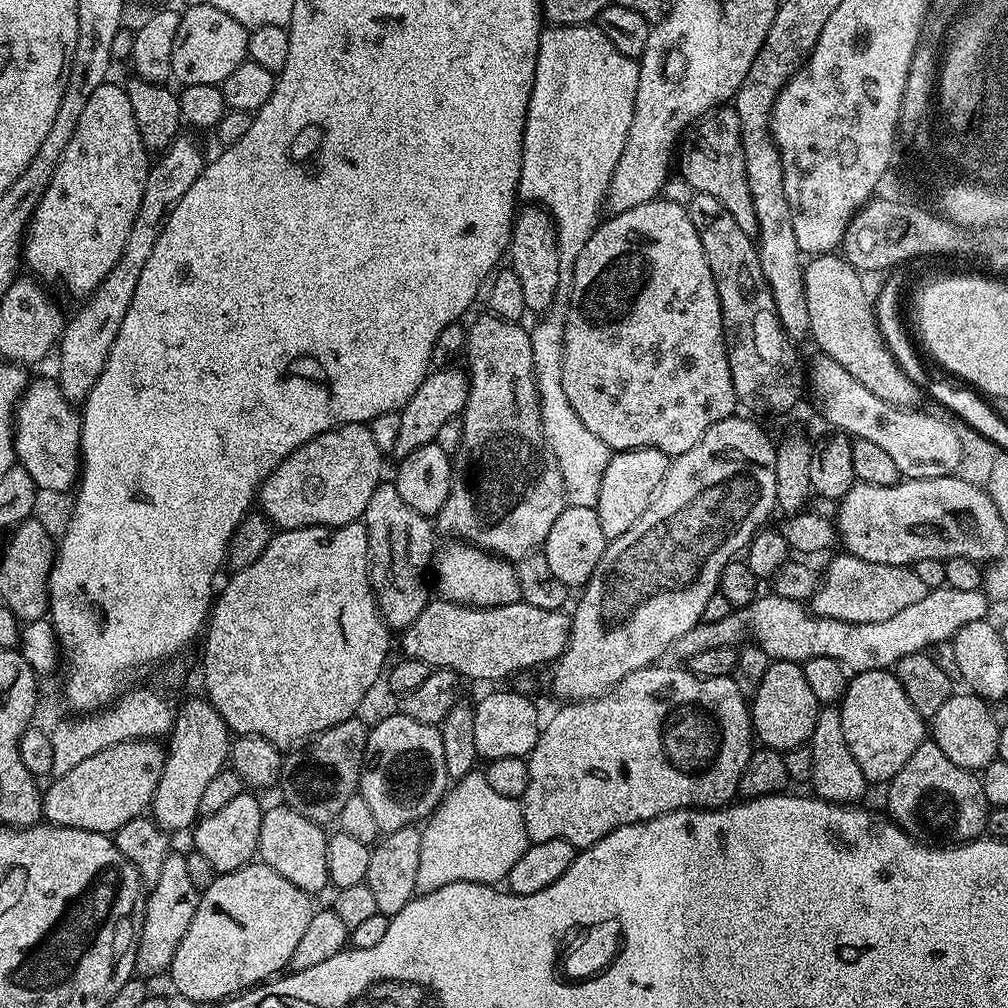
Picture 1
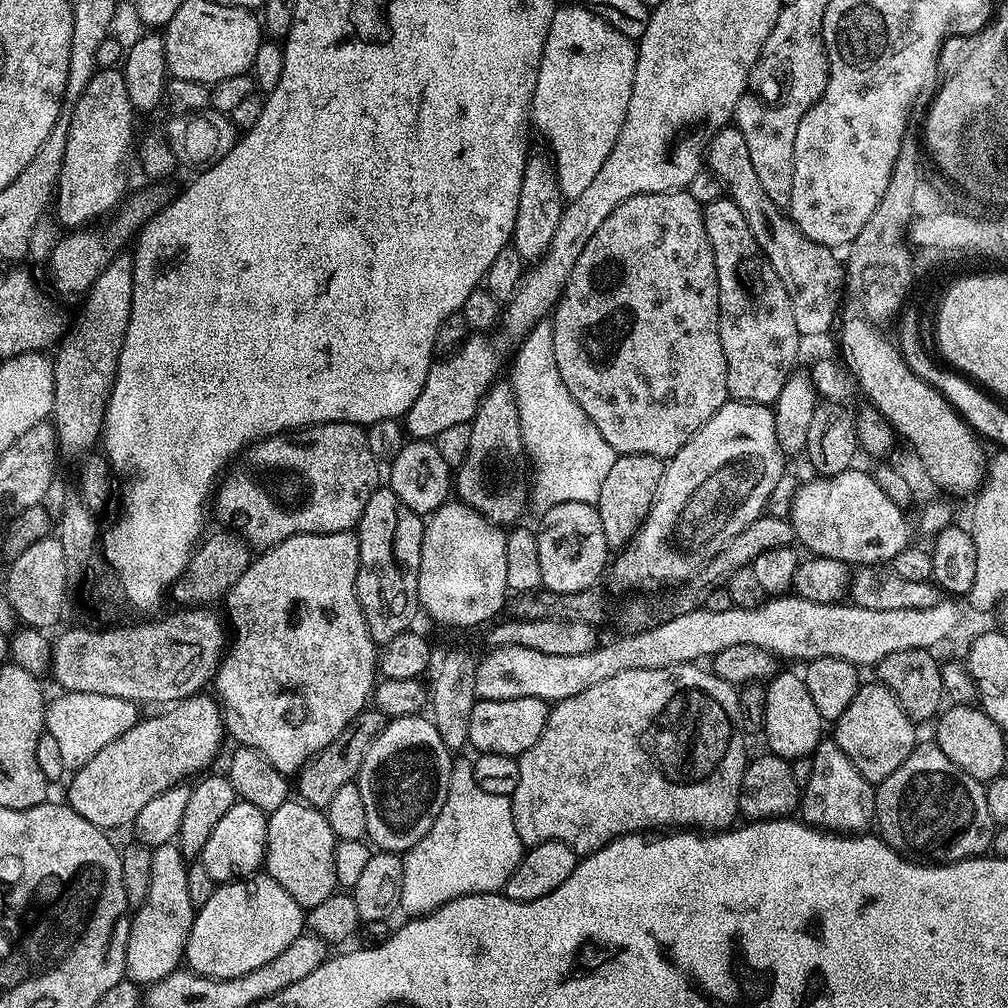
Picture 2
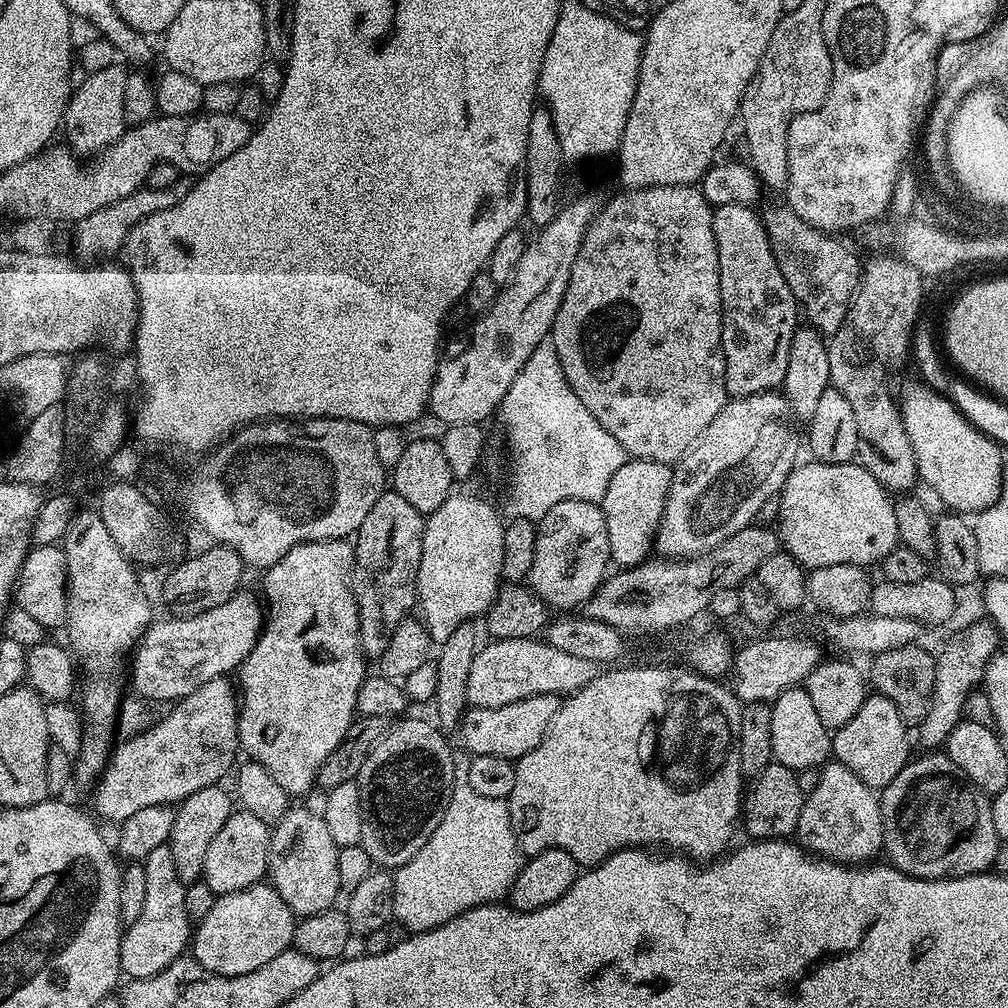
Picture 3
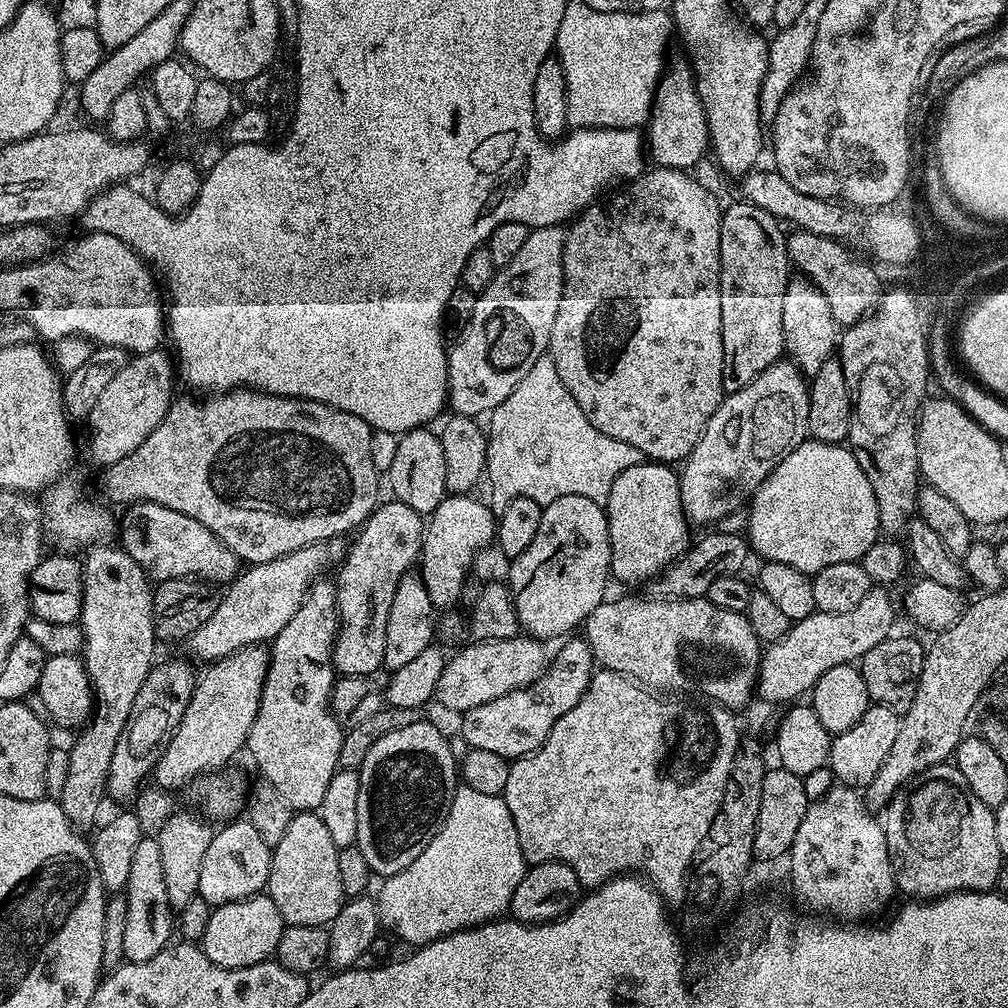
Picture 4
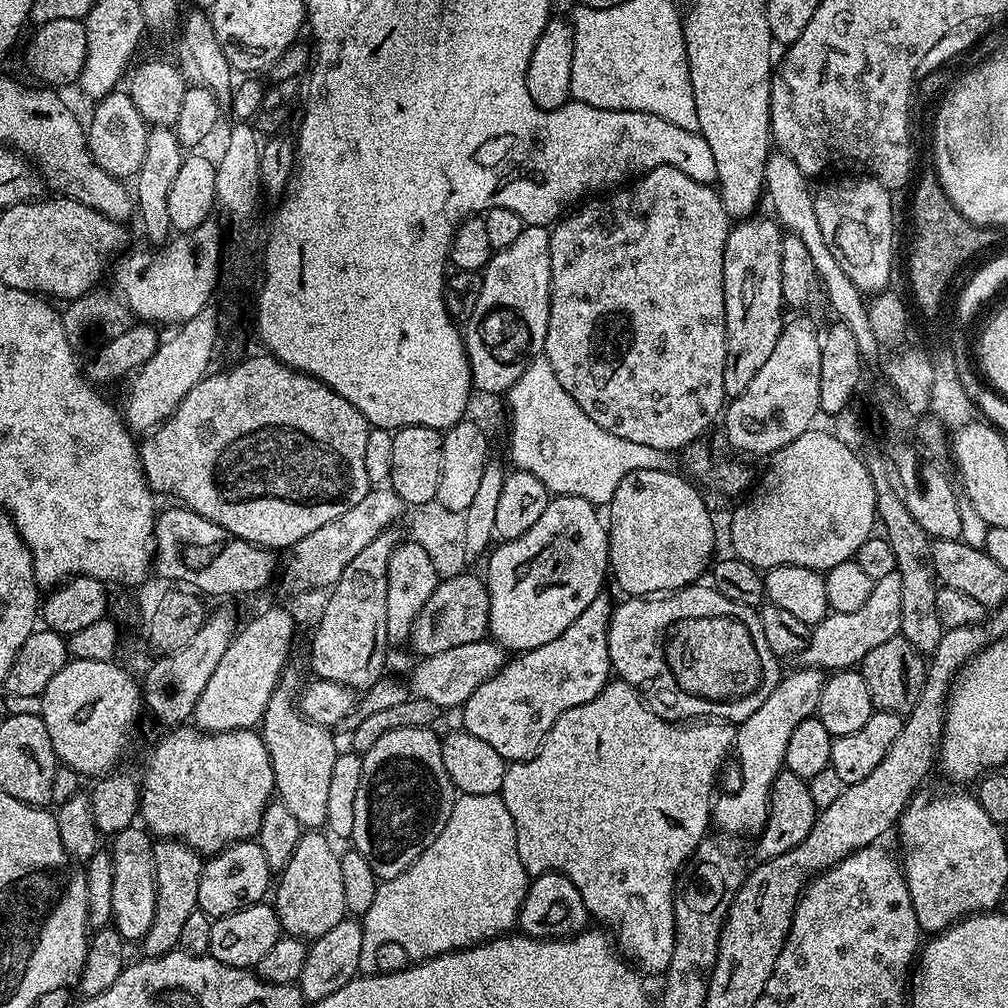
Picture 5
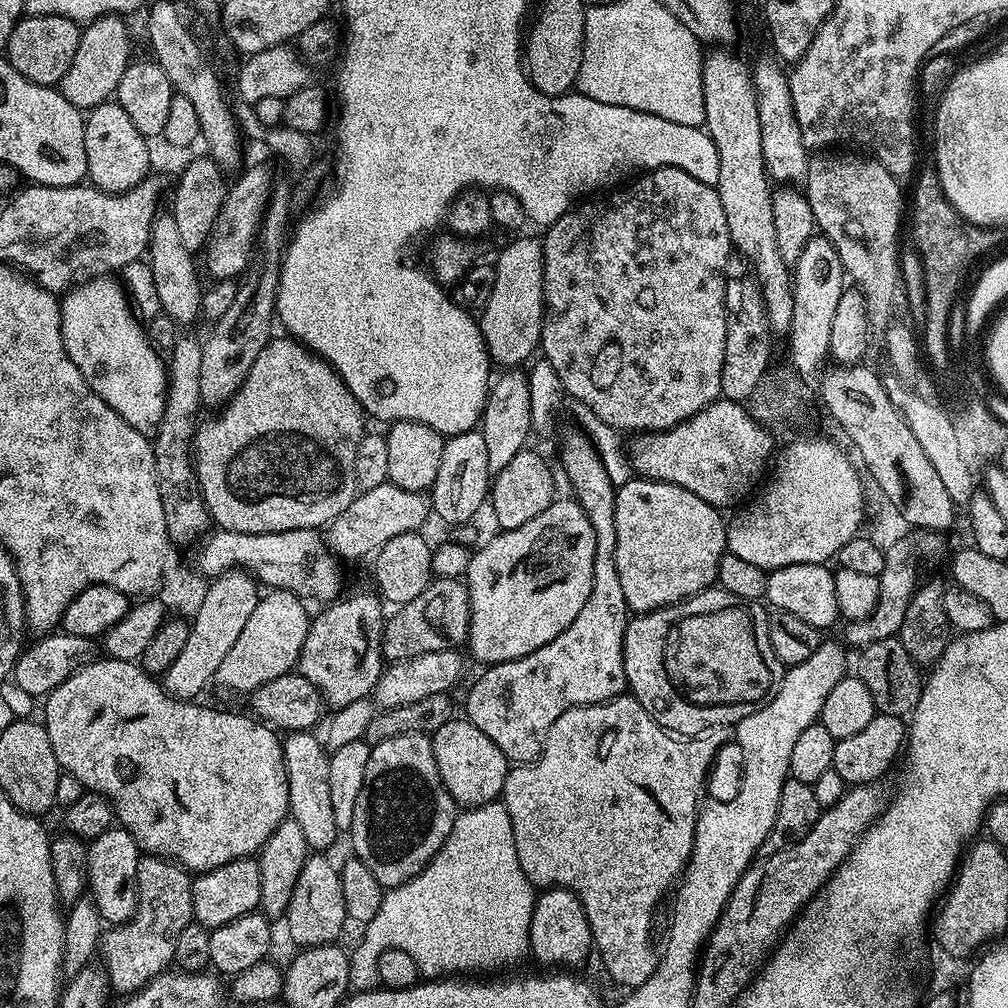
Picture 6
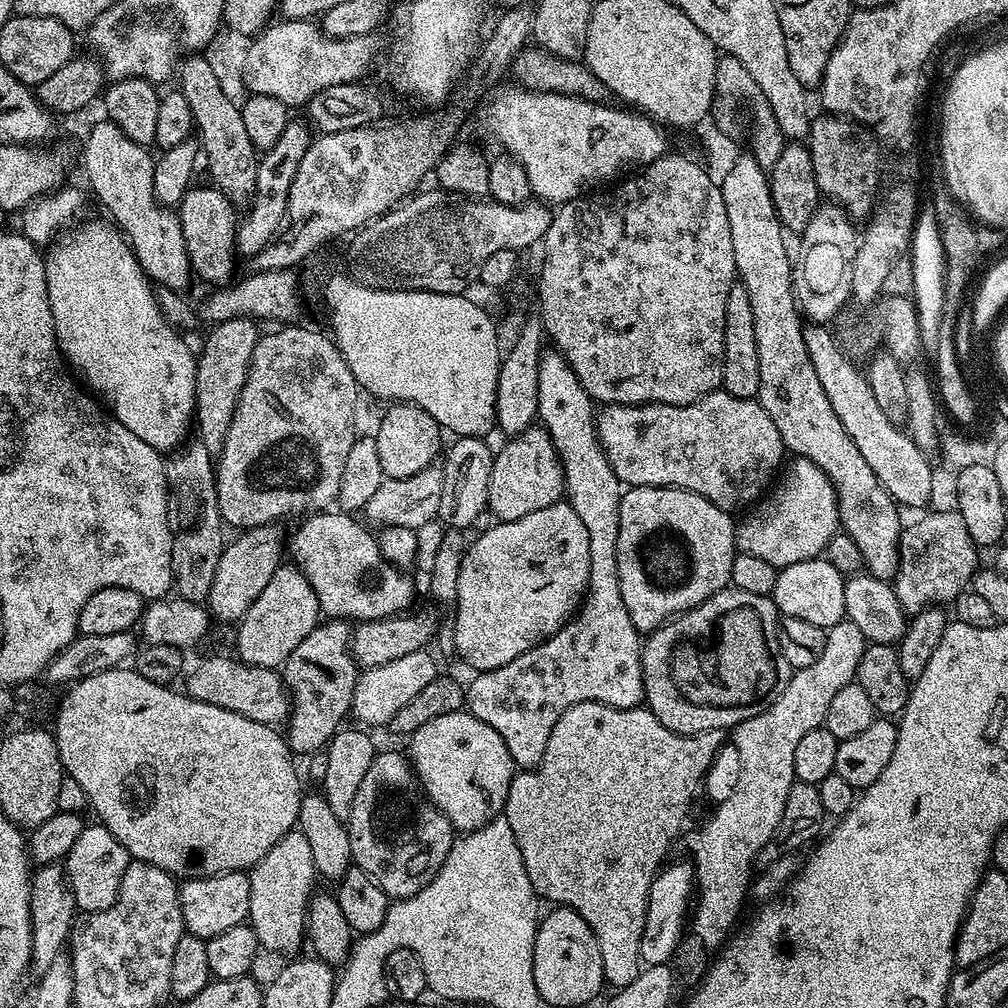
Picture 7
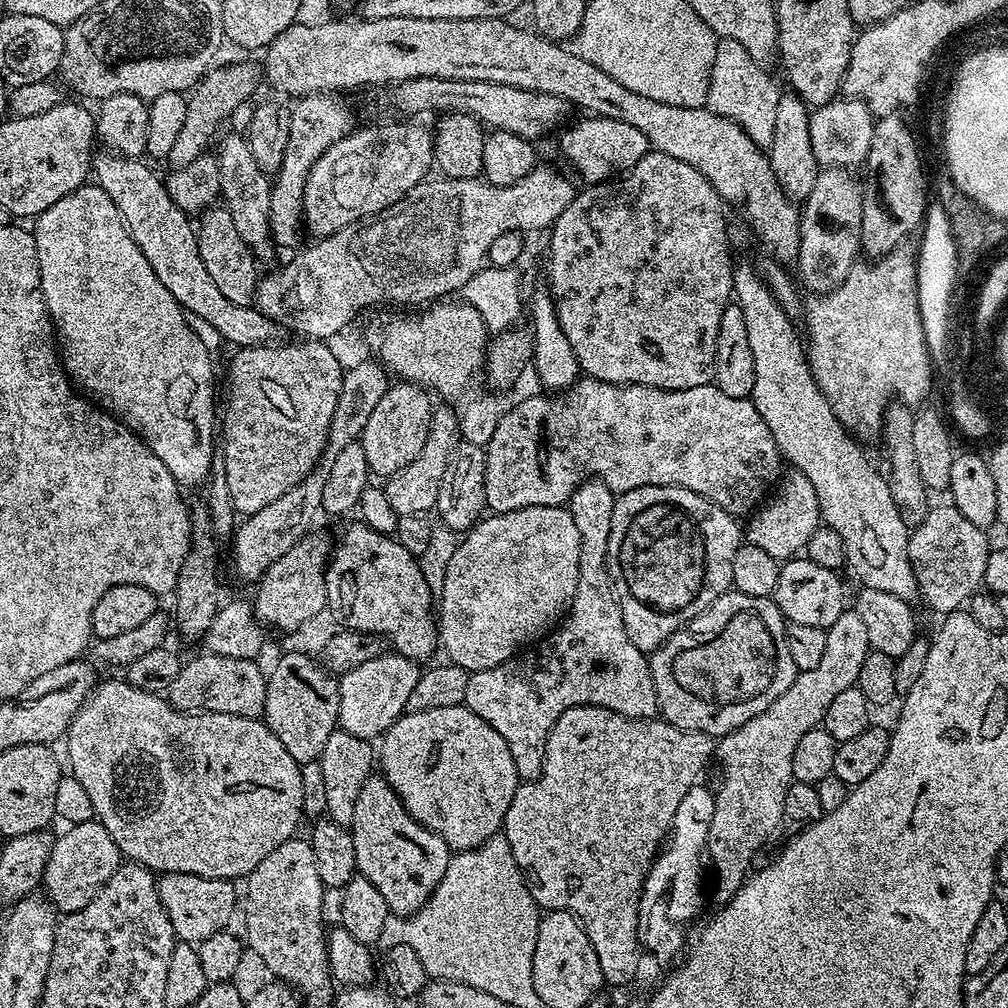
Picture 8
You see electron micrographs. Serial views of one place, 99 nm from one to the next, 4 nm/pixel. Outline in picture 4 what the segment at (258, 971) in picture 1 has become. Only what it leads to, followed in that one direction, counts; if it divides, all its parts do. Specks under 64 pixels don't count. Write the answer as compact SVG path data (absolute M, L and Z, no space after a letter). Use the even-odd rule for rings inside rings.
M257 894L245 900L213 907L208 917L202 947L210 962L223 968L254 966L275 957L276 947L285 927L278 906L274 906L267 894Z

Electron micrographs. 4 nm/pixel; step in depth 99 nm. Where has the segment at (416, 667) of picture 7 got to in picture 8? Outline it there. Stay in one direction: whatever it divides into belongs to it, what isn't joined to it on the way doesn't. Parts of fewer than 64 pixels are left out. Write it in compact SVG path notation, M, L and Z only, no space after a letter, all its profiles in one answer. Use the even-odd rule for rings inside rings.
M385 654L343 673L339 677L339 727L369 742L375 741L375 736L376 739L383 737L390 725L404 715L410 702L410 693L414 686L418 686L421 671L421 665L417 661L405 656Z

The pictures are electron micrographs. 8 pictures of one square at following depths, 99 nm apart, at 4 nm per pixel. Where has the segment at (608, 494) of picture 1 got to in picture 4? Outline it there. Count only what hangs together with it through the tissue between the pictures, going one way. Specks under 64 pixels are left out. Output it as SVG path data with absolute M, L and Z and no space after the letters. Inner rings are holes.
M643 462L630 466L628 470L618 474L610 488L606 511L612 555L610 576L613 581L621 580L624 584L640 584L648 579L651 581L690 547L690 526L680 502L680 478L675 471L671 472L668 468L671 467L664 462Z

